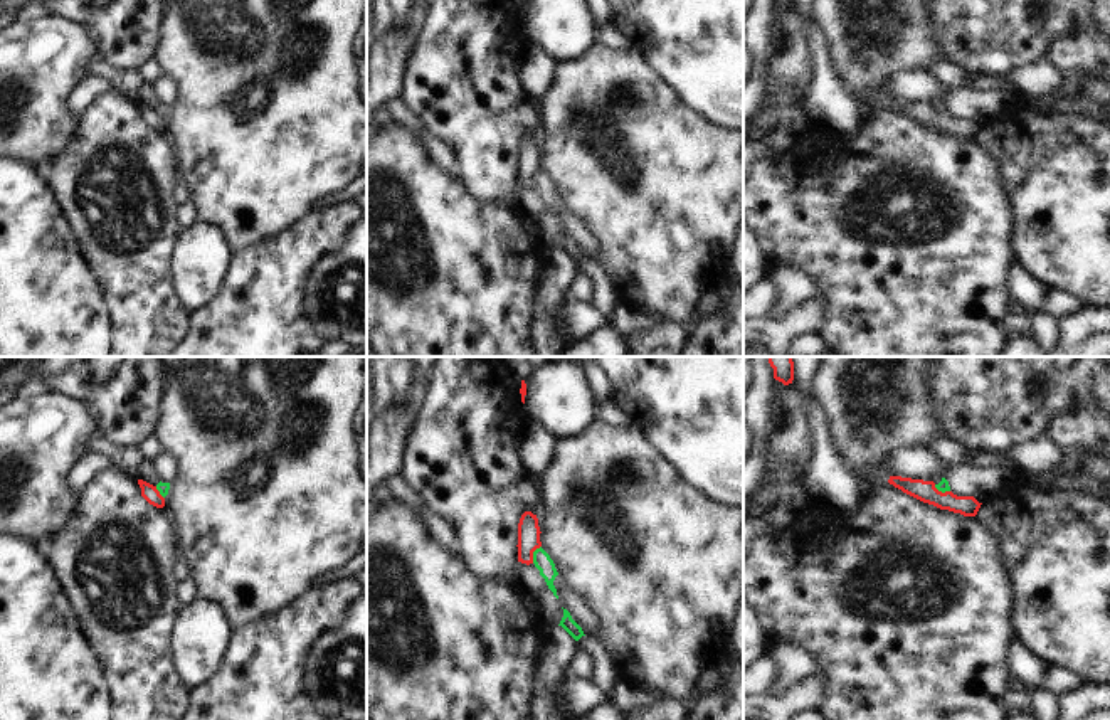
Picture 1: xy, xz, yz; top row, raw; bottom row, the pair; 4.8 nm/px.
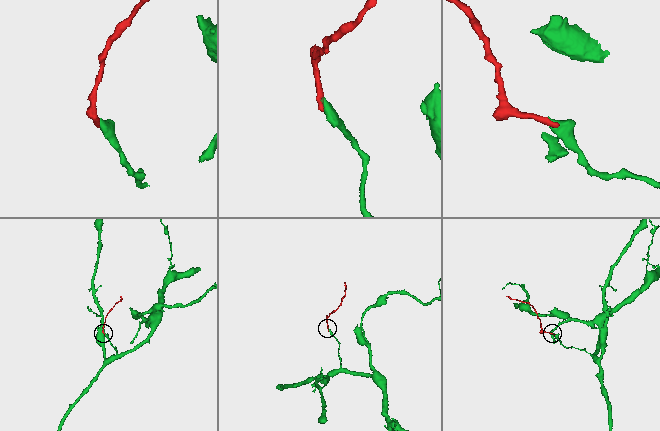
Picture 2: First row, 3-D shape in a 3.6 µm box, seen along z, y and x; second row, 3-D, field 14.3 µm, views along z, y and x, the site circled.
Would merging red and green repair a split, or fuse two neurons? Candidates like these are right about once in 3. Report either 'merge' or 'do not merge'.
do not merge

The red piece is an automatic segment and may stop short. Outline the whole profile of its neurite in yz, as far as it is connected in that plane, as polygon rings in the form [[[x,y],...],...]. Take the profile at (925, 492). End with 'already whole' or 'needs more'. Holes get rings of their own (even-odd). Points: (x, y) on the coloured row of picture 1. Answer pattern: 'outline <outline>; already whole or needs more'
outline [[[890,476],[888,483],[923,503],[964,516],[975,516],[982,505],[974,496],[957,496],[952,491],[942,493],[935,488],[933,481]]]; already whole

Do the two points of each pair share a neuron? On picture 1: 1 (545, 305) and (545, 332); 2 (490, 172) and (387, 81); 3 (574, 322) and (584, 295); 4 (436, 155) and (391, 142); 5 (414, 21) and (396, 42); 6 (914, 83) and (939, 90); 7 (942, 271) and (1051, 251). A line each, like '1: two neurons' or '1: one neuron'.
1: one neuron
2: two neurons
3: two neurons
4: two neurons
5: one neuron
6: one neuron
7: two neurons

